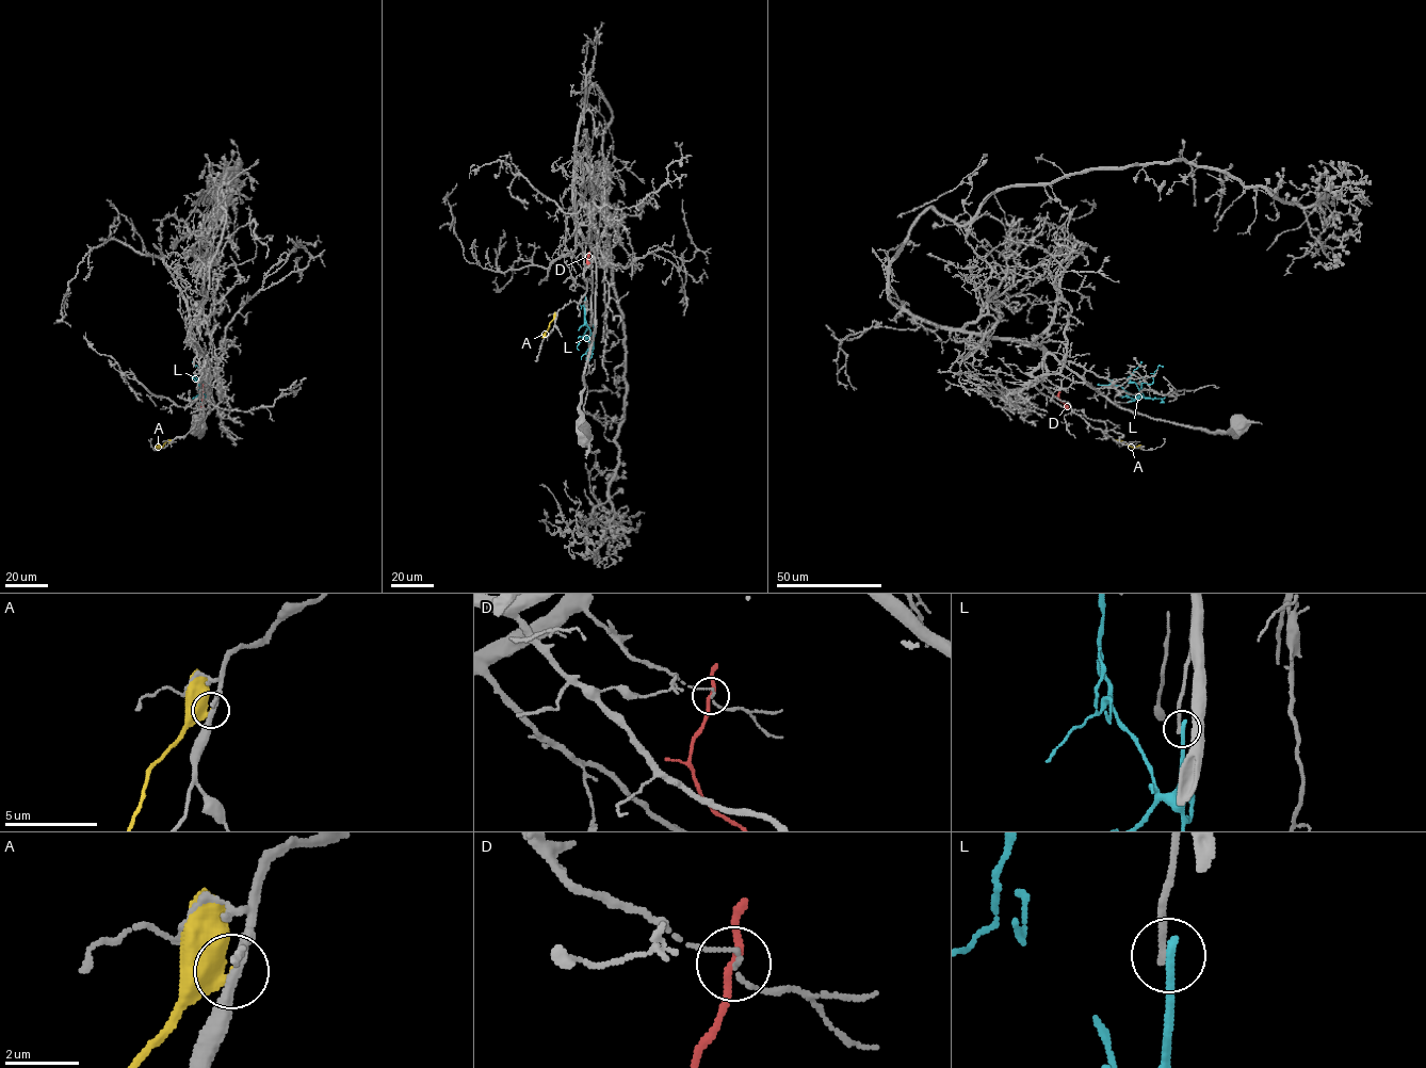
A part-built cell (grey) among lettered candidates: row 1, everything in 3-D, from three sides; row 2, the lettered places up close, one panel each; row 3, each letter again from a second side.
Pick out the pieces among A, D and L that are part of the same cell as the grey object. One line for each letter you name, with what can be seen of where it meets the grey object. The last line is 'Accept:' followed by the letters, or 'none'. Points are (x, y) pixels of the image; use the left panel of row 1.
Accept: none

